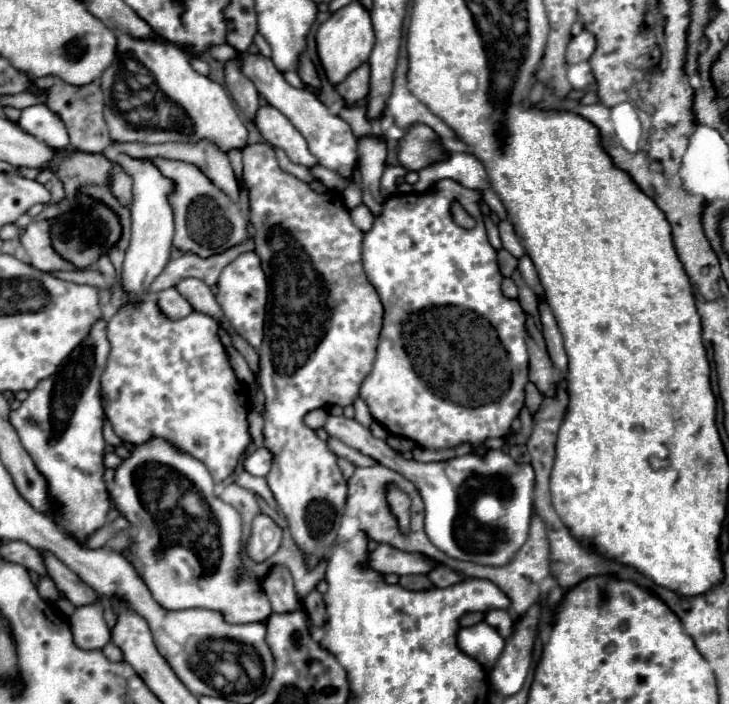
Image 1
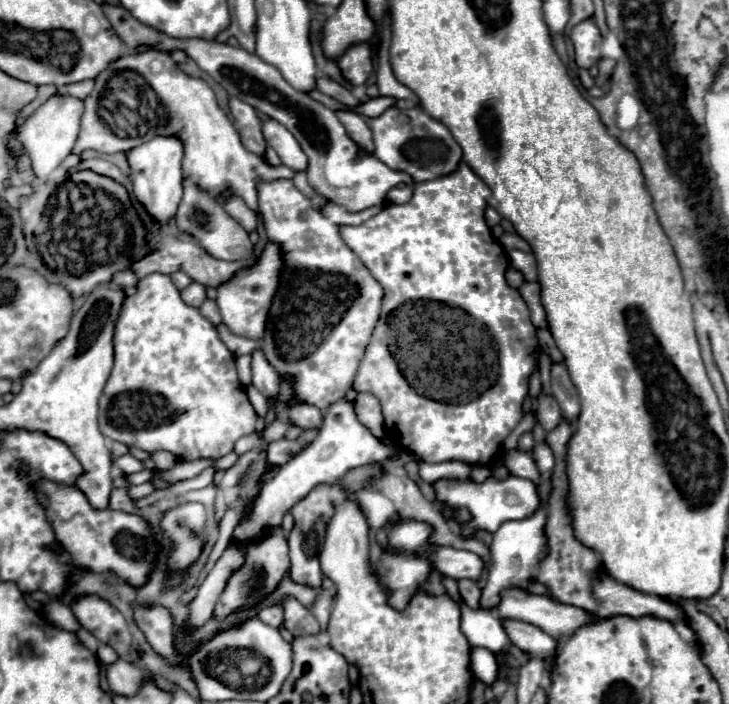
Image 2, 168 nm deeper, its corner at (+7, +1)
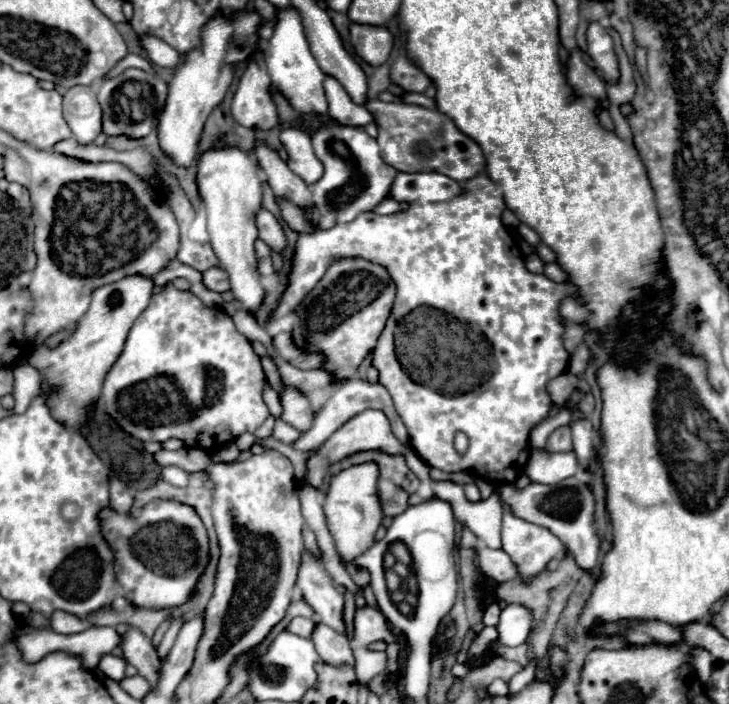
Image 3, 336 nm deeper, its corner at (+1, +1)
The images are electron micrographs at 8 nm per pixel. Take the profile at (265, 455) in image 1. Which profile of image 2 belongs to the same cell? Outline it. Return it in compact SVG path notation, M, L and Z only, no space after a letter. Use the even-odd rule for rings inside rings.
M306 430L298 440L274 440L266 446L266 460L268 464L286 464L290 458L294 458L300 450L304 450L308 444L312 444L312 440L316 438L316 430Z

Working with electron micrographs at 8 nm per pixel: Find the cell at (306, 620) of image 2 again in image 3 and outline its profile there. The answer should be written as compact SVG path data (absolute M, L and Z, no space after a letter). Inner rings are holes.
M316 624L312 642L324 662L354 666L354 654L352 654L348 636L332 630L326 624Z

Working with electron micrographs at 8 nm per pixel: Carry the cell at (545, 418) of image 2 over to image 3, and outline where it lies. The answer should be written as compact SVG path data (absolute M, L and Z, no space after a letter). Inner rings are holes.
M568 426L556 428L556 430L552 432L552 436L548 438L544 450L546 450L546 452L568 452L568 450L572 450L570 428L568 428Z

